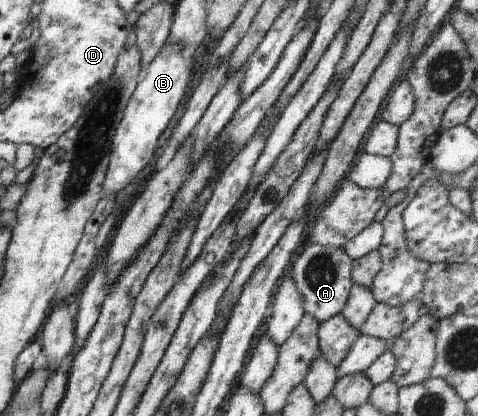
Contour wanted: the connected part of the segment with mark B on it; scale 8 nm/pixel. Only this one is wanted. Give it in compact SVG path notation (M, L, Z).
M168 40L158 56L144 70L111 144L109 166L103 183L106 194L118 195L118 192L126 188L132 179L150 164L158 139L170 124L176 110L179 110L178 106L184 98L192 70L192 60L185 60L181 50L179 45Z

